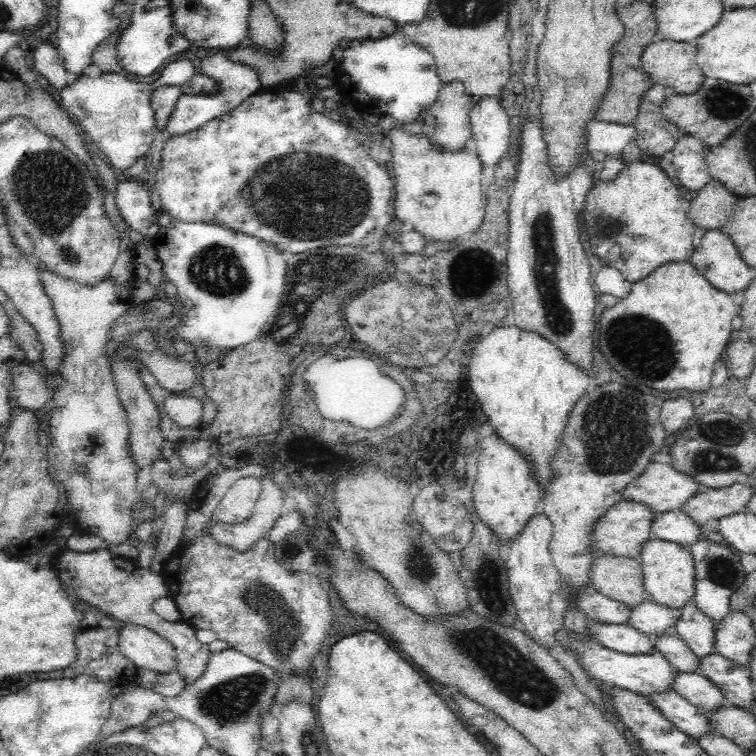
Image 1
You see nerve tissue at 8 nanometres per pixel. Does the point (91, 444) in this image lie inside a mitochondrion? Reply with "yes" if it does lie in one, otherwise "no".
yes

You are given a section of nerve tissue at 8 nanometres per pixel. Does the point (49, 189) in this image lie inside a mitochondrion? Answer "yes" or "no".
yes

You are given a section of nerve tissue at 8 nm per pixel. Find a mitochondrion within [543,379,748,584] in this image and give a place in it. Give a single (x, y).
(614, 440)

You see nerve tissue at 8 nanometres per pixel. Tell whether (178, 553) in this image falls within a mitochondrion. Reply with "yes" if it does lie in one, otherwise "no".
no

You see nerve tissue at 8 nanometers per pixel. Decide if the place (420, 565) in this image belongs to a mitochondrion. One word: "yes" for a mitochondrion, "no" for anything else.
yes

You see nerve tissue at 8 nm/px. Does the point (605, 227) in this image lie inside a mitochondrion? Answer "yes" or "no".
yes

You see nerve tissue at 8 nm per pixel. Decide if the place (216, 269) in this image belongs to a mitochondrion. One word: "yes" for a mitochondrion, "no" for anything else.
yes

